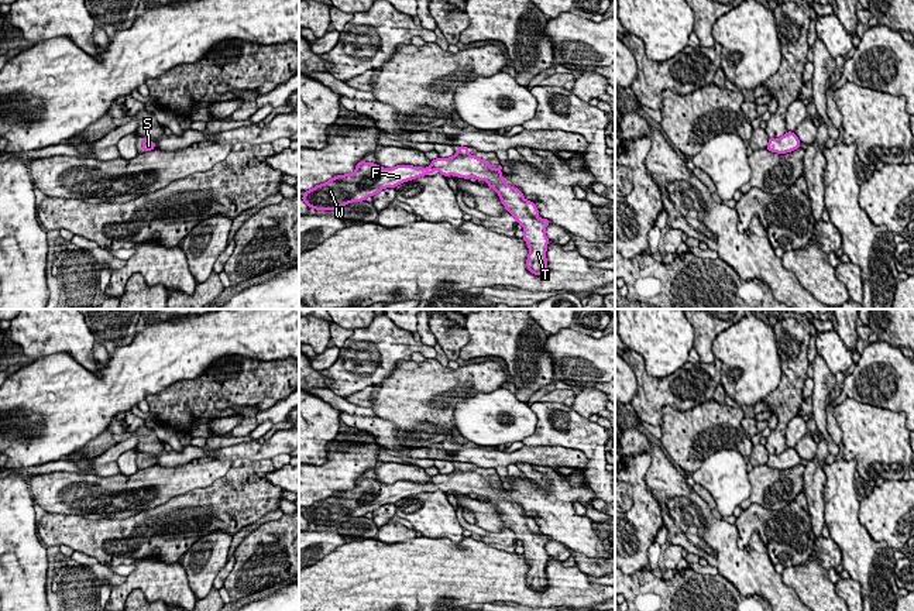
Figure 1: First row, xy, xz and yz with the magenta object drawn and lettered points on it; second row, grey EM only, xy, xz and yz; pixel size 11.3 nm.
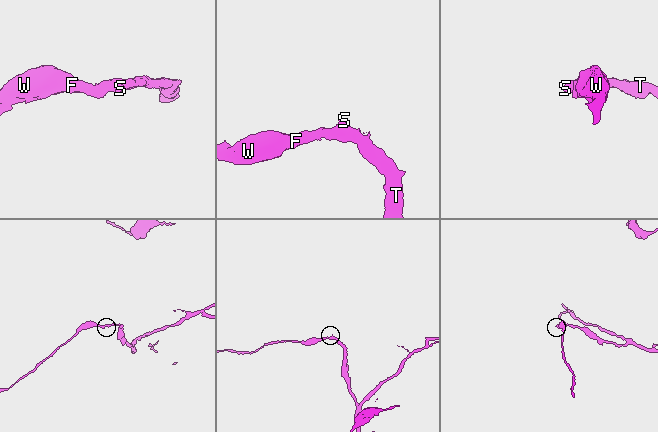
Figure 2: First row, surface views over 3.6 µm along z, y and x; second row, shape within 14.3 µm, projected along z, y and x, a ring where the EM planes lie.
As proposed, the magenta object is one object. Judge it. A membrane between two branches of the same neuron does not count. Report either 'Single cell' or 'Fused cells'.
Single cell

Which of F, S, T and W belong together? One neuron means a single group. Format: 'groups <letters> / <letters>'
groups F S T W

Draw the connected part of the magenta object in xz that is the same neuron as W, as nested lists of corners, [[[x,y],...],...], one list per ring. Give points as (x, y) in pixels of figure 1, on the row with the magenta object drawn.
[[[458,145],[458,151],[453,157],[439,157],[427,168],[412,165],[382,168],[374,162],[361,161],[353,174],[337,175],[316,185],[305,192],[302,200],[316,210],[336,210],[351,202],[362,202],[385,188],[395,188],[427,174],[433,175],[434,169],[444,176],[454,175],[464,179],[474,176],[478,181],[487,181],[516,223],[523,226],[523,240],[529,247],[526,267],[532,274],[543,275],[547,271],[546,250],[549,244],[544,229],[550,220],[539,219],[535,202],[526,200],[518,188],[512,188],[504,181],[501,165],[494,169],[488,161],[470,155],[468,150],[468,147]]]

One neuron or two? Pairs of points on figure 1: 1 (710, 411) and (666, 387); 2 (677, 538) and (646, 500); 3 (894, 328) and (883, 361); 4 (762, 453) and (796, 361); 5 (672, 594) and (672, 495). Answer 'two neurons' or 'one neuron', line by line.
1: two neurons
2: two neurons
3: two neurons
4: two neurons
5: two neurons

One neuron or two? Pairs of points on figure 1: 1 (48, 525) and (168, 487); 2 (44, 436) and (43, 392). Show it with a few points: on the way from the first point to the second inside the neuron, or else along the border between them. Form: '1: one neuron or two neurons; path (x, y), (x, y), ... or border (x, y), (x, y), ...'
1: two neurons; border (47, 512), (110, 519)
2: one neuron; path (44, 425), (44, 404)

